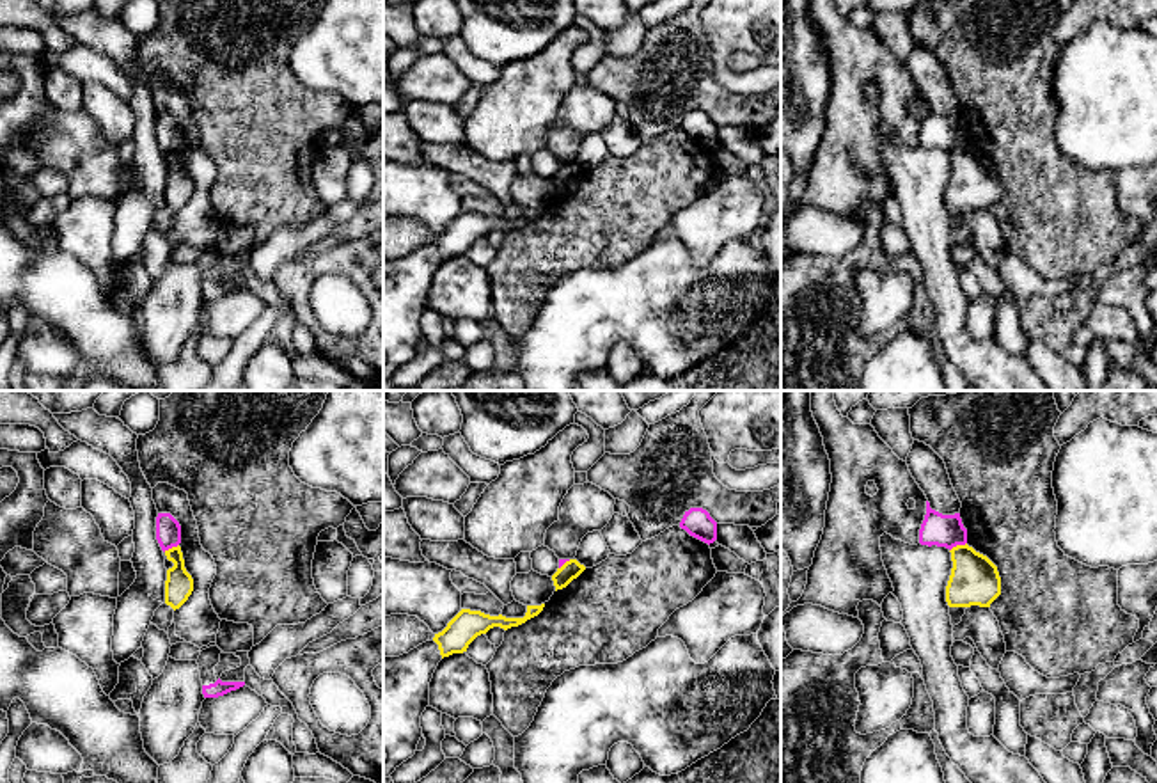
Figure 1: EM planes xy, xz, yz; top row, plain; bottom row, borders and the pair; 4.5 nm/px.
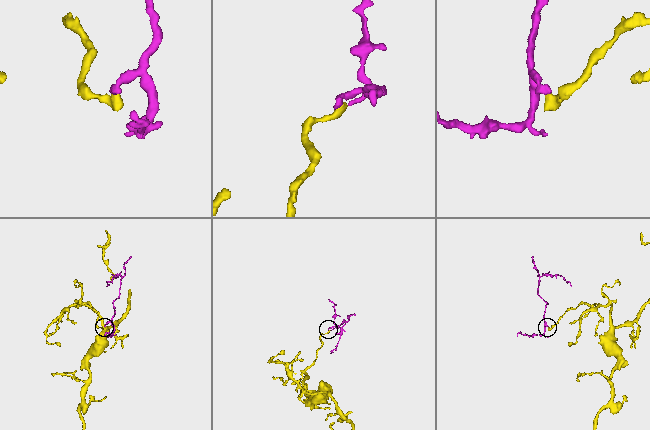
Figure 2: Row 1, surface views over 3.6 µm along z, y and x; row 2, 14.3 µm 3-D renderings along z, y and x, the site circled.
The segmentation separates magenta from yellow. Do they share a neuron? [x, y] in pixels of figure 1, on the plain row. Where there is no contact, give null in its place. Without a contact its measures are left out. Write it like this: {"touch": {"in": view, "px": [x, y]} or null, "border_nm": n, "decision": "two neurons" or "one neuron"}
{"touch": {"in": "yz", "px": [957, 146]}, "border_nm": 90, "decision": "two neurons"}

